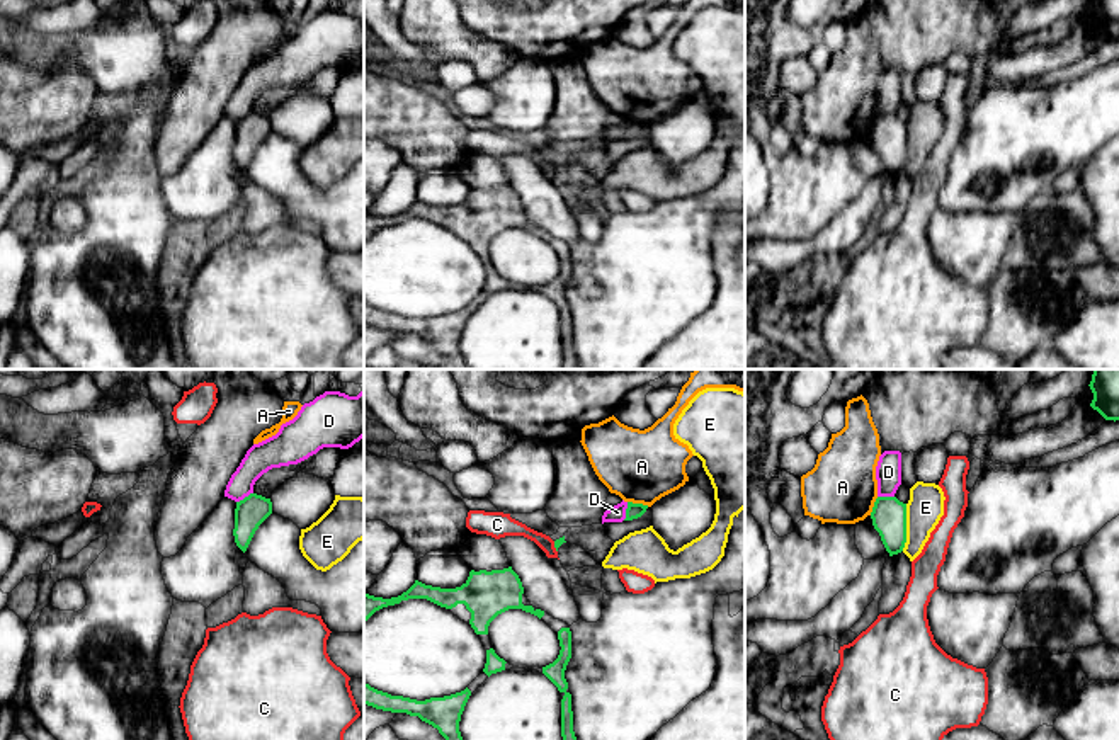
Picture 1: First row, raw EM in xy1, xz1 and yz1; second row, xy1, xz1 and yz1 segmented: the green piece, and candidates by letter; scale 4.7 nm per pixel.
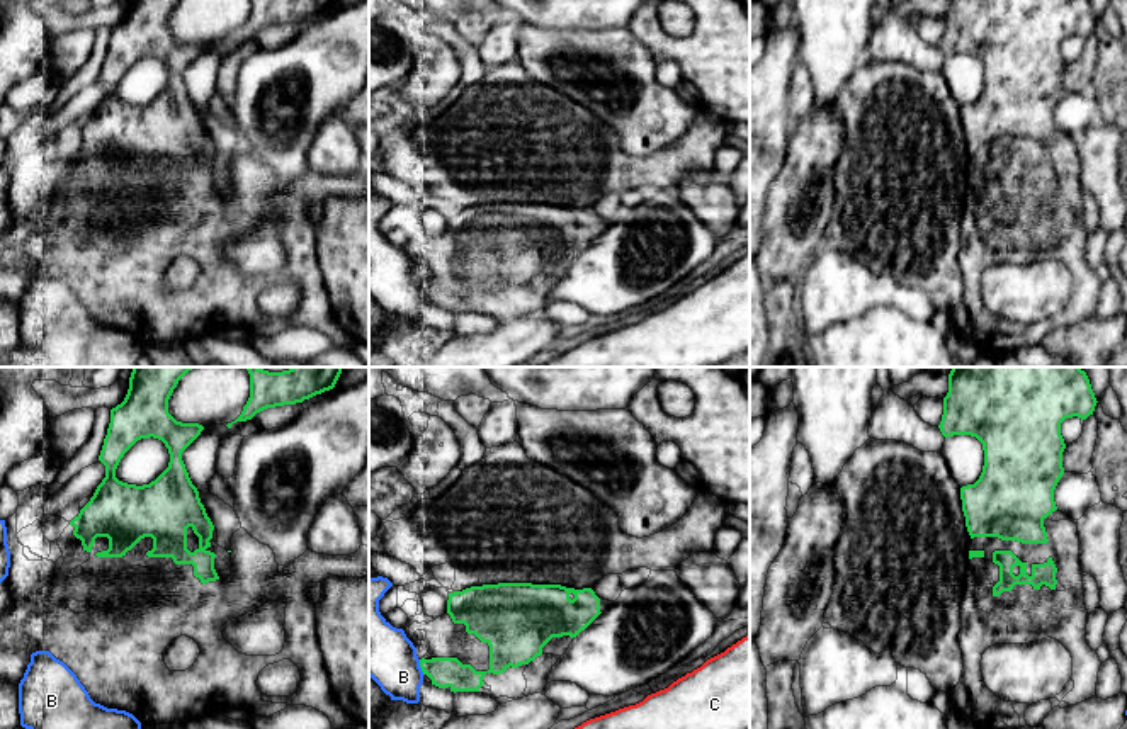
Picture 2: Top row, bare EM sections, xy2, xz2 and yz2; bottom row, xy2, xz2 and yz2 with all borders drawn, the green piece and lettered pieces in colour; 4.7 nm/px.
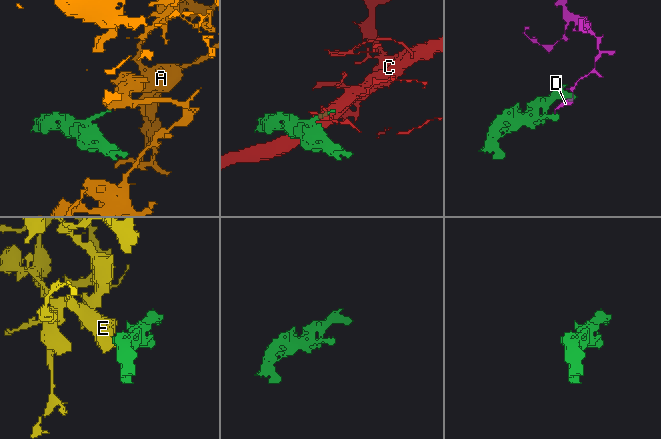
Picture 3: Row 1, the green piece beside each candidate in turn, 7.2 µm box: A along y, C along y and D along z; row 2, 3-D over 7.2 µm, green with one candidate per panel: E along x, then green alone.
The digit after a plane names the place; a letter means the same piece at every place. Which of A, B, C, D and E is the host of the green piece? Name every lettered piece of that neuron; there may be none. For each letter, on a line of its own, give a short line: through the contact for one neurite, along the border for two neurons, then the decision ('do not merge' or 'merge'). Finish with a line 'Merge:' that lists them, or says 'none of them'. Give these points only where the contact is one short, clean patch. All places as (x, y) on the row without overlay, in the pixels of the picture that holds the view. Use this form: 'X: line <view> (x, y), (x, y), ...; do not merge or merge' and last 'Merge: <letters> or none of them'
A: line xz1 (628, 119), (648, 125); do not merge
B: do not merge
C: line xz1 (553, 160), (556, 170); do not merge
D: line xz1 (628, 121), (623, 138); do not merge
E: line yz1 (907, 123), (907, 160), (902, 169); do not merge
Merge: none of them

